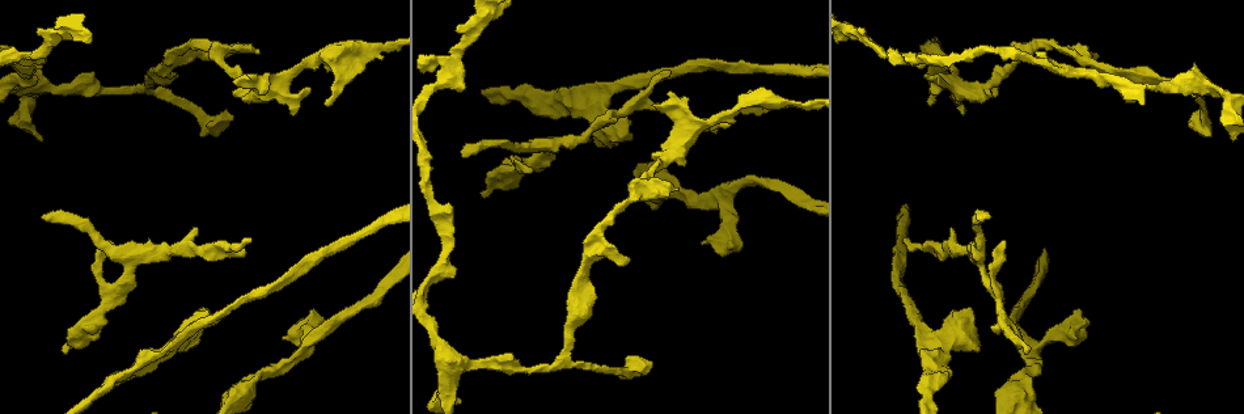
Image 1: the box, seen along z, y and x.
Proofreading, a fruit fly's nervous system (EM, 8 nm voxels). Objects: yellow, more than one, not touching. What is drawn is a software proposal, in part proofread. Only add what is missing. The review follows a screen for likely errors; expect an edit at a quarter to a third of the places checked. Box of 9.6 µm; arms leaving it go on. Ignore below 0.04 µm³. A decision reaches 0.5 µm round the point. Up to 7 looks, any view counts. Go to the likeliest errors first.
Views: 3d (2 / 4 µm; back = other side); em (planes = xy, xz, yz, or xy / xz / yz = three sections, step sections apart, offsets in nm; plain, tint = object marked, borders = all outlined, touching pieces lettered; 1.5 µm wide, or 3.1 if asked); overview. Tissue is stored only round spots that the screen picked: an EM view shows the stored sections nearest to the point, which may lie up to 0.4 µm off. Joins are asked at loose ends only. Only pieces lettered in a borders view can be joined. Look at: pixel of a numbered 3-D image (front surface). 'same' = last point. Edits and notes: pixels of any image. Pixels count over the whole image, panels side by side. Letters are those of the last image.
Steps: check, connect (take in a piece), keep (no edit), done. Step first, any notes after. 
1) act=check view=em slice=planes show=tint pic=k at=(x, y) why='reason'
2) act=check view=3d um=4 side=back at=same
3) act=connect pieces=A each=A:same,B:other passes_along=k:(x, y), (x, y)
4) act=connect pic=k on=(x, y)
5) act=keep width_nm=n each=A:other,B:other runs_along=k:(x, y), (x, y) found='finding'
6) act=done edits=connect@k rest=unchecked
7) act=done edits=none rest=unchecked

act=check view=em slice=yz step=8 show=borders pic=1 at=(45, 214)

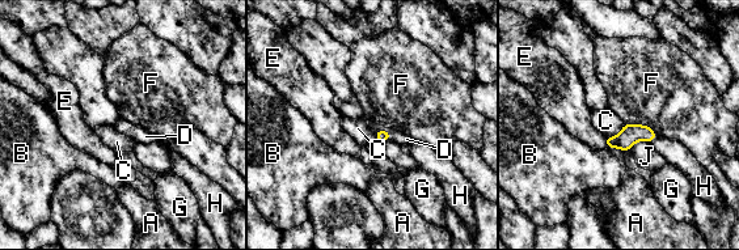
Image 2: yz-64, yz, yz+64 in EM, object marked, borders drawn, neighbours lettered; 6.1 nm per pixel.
act=check view=em slice=planes show=borders at=same

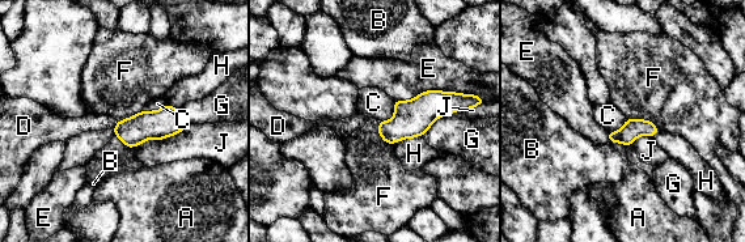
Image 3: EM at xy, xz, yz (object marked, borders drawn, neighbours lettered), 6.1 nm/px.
act=connect pieces=D each=A:other,B:other,C:other,D:same,E:other,F:other,G:other,H:other,J:other passes_along=3:(132, 131), (115, 126), (90, 122) found='the neuron continues'

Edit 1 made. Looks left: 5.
act=check view=em slice=yz step=8 show=tint pic=1 at=(632, 139) why='branch stops here'

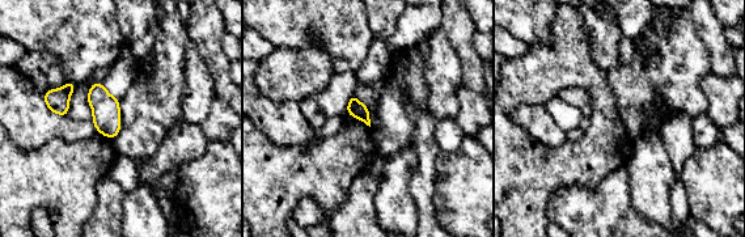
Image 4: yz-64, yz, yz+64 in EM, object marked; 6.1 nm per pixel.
act=check view=em slice=planes show=borders at=same

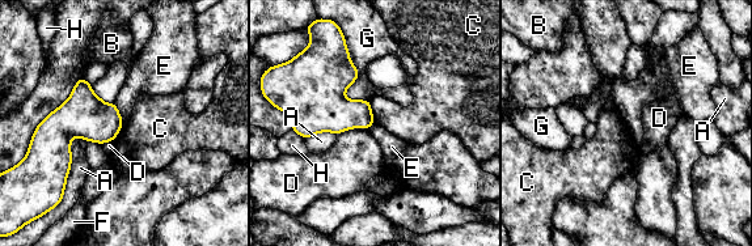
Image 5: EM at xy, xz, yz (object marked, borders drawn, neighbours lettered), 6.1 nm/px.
act=keep each=A:other,B:other,C:other,D:other,E:other,F:other,G:other,H:other found='no lettered piece goes on from it'

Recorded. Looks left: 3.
act=check view=em um=3.1 slice=xz step=8 show=plain pic=1 at=(659, 103) why='branch stops here'

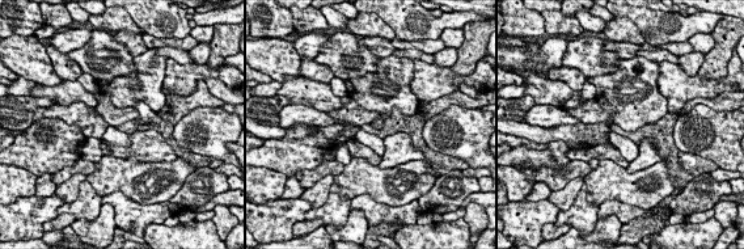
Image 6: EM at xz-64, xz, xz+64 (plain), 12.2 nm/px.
act=check view=em um=3.1 slice=xz step=8 show=borders at=same

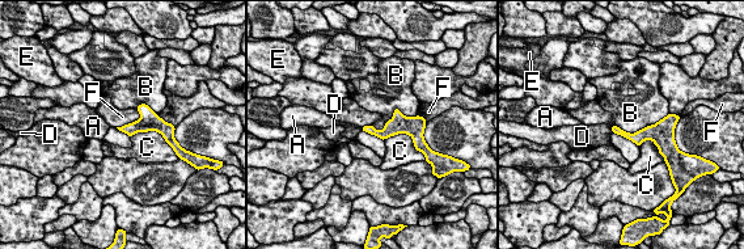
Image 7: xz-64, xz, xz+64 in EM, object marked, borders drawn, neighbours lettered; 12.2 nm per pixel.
act=keep longest_contact=B:550nm each=A:other,B:other,C:other,D:other,E:other,F:other border=7:(140, 113), (136, 121), (117, 127) found='no lettered piece goes on from it'

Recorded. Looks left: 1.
act=done edits=connect@3 rest=unchecked

